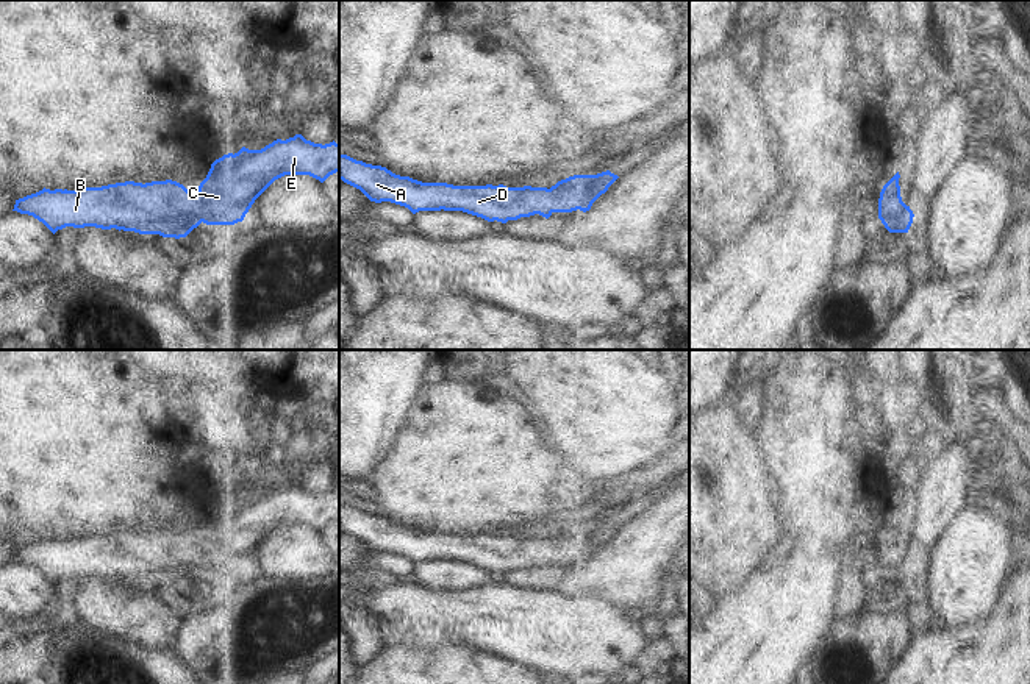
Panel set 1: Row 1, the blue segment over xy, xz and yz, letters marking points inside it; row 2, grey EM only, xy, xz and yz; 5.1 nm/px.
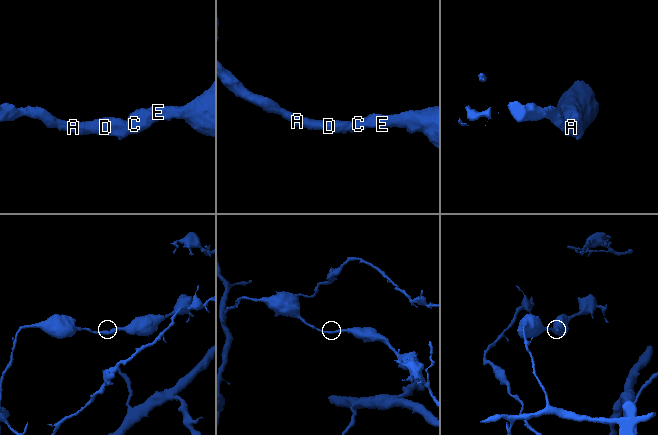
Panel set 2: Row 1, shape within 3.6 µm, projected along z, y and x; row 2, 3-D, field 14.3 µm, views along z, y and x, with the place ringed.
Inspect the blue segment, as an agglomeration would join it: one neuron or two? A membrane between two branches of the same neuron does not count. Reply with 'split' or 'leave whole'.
leave whole

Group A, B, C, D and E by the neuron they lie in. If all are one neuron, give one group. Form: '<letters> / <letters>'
A B C D E

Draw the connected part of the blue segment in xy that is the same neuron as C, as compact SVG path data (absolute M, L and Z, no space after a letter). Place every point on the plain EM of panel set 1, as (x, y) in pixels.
M295 484L261 500L242 497L216 509L195 547L172 529L125 531L78 540L44 537L16 550L13 561L33 565L53 584L66 576L95 576L180 589L202 572L242 572L255 550L284 525L309 525L324 533L336 522L339 493L314 493Z

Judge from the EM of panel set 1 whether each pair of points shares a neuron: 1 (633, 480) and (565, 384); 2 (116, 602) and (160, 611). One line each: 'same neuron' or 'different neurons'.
1: different neurons
2: same neuron

